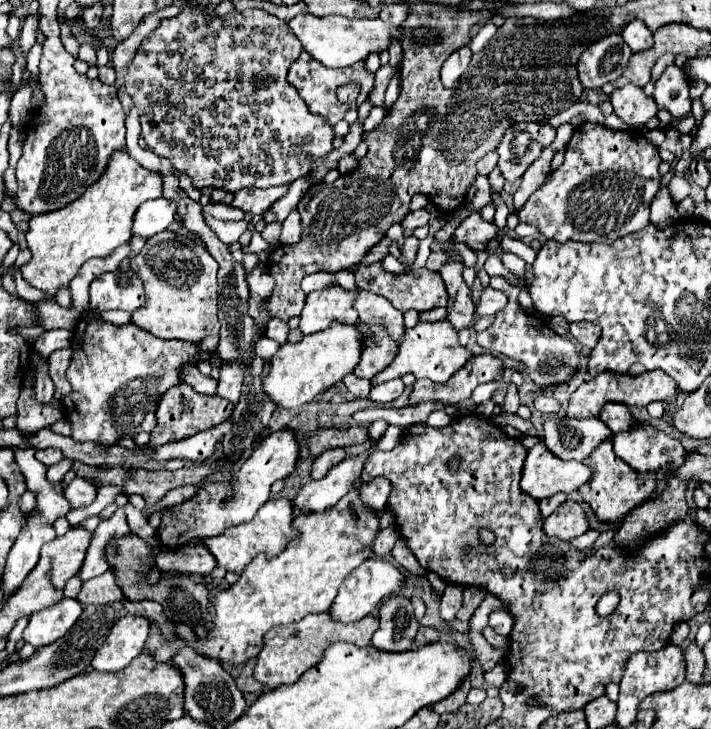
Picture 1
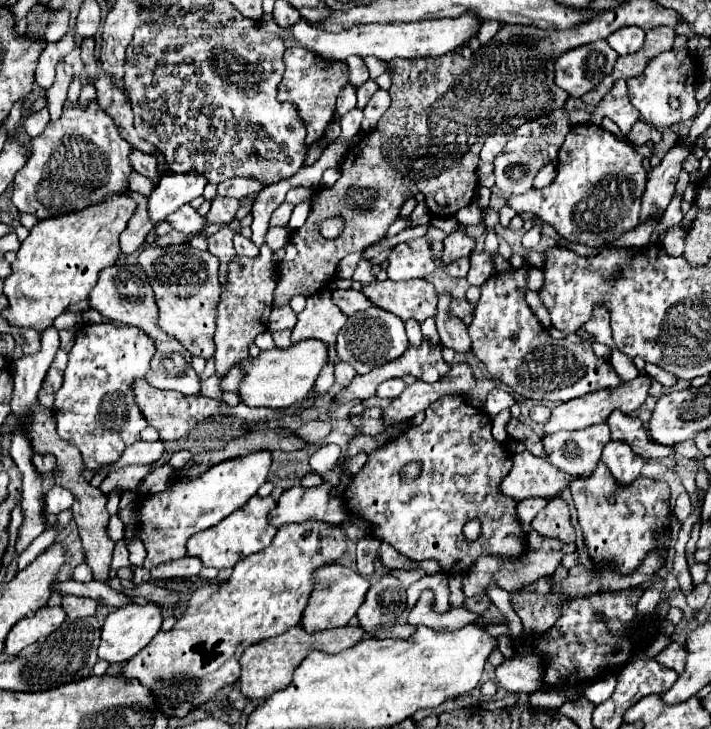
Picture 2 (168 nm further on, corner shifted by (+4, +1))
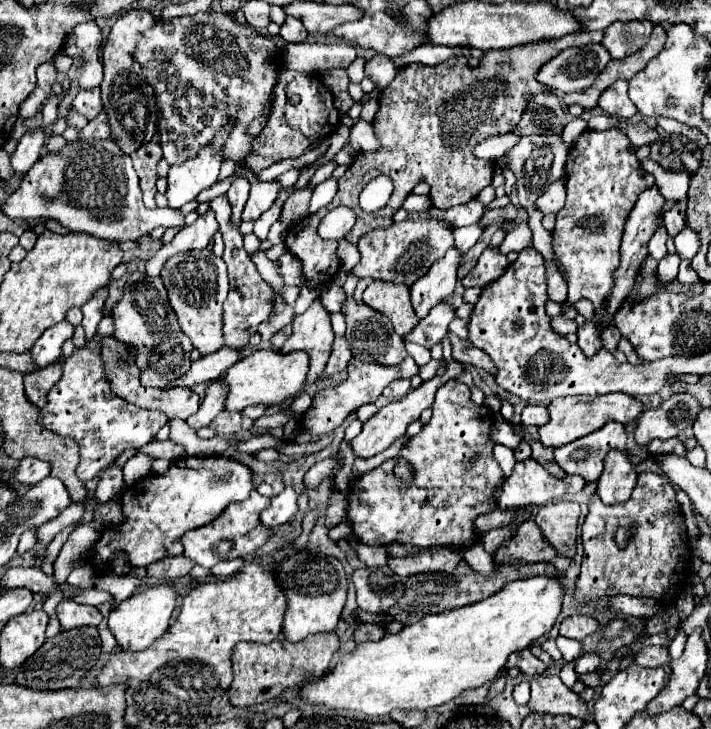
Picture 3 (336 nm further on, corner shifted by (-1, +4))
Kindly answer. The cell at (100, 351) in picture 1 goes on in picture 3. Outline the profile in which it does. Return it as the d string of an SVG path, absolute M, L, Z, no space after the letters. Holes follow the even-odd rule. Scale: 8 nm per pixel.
M104 316L98 324L96 338L84 348L74 350L70 358L66 358L62 366L60 382L48 392L48 404L40 412L40 424L50 428L60 436L68 436L80 446L80 464L76 466L76 476L82 482L96 478L102 470L106 470L114 460L128 448L140 448L154 440L156 432L168 424L168 416L162 412L142 412L118 398L106 380L104 364L100 358L100 336L112 336L114 320Z

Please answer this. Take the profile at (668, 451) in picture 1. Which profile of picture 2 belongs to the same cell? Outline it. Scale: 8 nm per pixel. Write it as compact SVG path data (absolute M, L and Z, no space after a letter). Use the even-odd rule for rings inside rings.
M623 441L607 443L607 447L603 449L603 455L601 455L601 461L609 467L613 477L623 485L633 483L639 477L641 469L649 463L647 459L635 455L633 449Z

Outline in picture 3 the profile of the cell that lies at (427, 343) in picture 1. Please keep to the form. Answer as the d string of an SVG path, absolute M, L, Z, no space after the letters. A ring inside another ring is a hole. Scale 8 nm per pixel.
M410 356L402 364L398 364L396 368L380 368L378 364L368 364L368 362L352 358L348 362L348 378L346 378L346 382L342 382L338 386L328 386L328 388L320 390L318 394L314 394L312 406L300 418L300 428L302 428L302 432L308 432L310 436L328 434L334 428L338 428L360 406L376 402L376 398L382 394L382 390L388 386L388 382L392 382L396 378L412 378L416 374L418 374L418 366L414 364L414 360Z

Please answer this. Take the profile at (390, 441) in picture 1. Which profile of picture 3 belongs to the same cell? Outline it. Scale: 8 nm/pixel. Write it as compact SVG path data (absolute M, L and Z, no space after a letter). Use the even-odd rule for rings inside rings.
M284 488L278 496L272 498L270 508L260 514L260 522L266 528L276 528L276 526L286 524L298 512L296 498L298 498L298 494L292 488Z

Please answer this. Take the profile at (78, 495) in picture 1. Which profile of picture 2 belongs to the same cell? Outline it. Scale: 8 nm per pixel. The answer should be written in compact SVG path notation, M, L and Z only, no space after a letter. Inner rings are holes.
M55 485L53 489L47 491L45 495L45 513L61 513L65 509L69 509L73 503L73 495L71 491L67 491L65 487L59 487Z

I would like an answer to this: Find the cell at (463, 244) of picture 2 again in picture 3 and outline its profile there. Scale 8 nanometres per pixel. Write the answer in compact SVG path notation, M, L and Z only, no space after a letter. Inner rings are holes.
M450 248L442 260L432 264L426 276L416 280L416 284L410 286L410 300L412 308L418 318L428 316L432 306L440 304L444 298L448 298L454 292L456 286L456 270L460 264L460 254L456 248Z

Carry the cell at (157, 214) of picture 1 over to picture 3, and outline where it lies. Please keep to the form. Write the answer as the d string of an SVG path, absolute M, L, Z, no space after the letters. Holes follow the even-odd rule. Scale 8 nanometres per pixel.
M234 120L224 124L220 132L216 132L212 144L200 148L194 160L186 160L180 166L172 166L168 172L168 206L180 208L186 202L194 200L202 190L210 188L218 180L220 164L222 164L222 148L224 140L228 140L228 132L232 132Z

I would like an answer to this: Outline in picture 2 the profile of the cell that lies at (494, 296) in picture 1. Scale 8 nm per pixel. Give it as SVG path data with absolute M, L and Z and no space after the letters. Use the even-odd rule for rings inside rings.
M455 299L453 303L451 303L451 315L457 315L457 317L467 317L467 315L473 315L475 311L473 311L475 307L465 299L465 301L459 301L459 299Z

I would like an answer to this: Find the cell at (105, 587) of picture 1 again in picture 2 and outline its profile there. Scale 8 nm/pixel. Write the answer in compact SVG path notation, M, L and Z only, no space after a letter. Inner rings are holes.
M65 595L63 597L63 609L69 619L79 619L79 617L89 617L95 615L97 603L87 597L77 597L77 595Z

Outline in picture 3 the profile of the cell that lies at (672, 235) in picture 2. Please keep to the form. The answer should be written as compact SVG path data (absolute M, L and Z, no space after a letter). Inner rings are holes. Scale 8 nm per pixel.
M667 254L658 264L658 278L665 283L674 280L678 274L679 264L680 259L678 255Z

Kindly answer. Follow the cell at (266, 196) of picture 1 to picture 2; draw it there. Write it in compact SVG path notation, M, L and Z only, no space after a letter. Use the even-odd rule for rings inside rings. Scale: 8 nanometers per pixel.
M215 197L211 211L205 215L209 223L229 223L231 219L235 219L235 213L239 211L241 201L239 199L229 199L229 197Z

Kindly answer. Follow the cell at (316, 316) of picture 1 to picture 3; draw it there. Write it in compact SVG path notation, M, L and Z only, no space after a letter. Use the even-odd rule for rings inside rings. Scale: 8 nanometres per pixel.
M320 300L300 316L292 320L292 334L280 348L282 354L302 350L310 358L310 370L306 376L306 384L314 384L324 372L326 360L330 356L330 346L334 340L334 330L330 324L330 314L324 312Z

